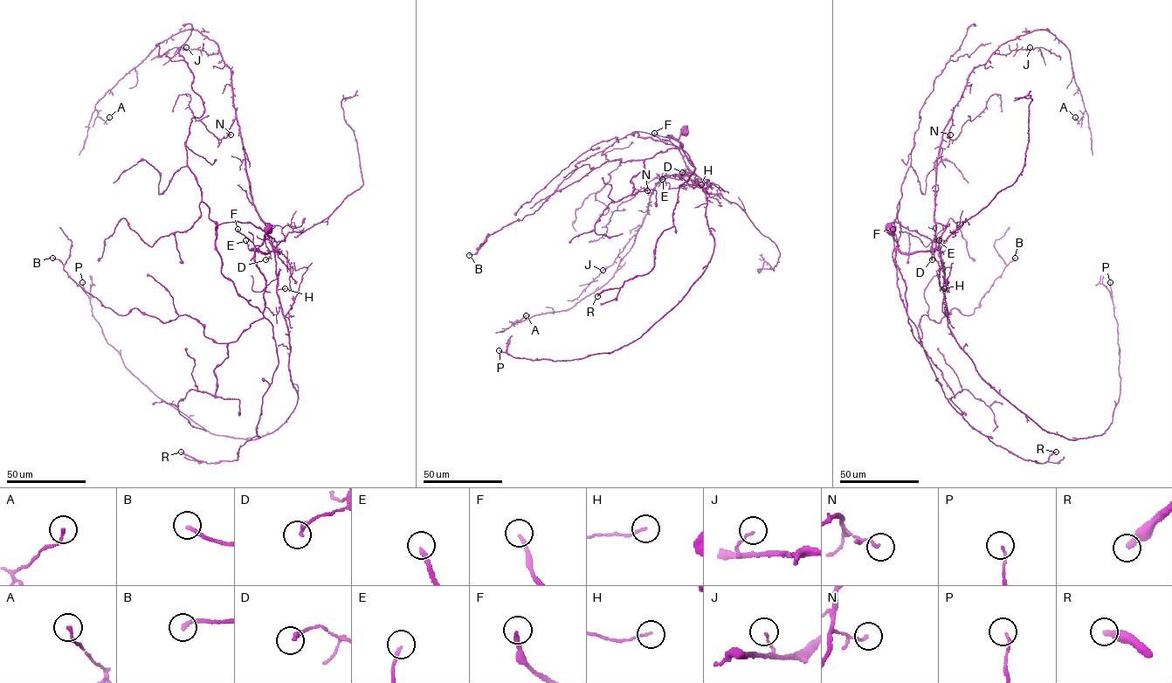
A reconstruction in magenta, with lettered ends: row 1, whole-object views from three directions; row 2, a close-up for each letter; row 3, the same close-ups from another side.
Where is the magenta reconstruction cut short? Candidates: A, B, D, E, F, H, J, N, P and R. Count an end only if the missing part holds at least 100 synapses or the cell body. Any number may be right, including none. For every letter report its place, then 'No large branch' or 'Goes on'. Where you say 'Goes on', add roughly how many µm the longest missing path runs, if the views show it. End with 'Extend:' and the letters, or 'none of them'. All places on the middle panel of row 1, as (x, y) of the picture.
A: Place: (526, 315). No large branch
B: Place: (469, 255). No large branch
D: Place: (682, 172). No large branch
E: Place: (662, 179). No large branch
F: Place: (654, 133). No large branch
H: Place: (701, 184). No large branch
J: Place: (603, 270). No large branch
N: Place: (647, 190). No large branch
P: Place: (499, 350). No large branch
R: Place: (597, 296). Goes on. Missing length about 160 µm
Extend: R

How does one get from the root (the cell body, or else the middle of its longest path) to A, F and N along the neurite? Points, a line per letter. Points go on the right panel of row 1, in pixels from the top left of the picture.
A: (891, 229), (902, 253), (935, 246), (943, 129), (1003, 44), (1046, 30), (1065, 46), (1085, 109), (1075, 117)
F: (891, 229), (898, 248), (892, 229)
N: (891, 229), (896, 247), (902, 253), (932, 251), (935, 246), (937, 161), (943, 129), (951, 118), (950, 134)

